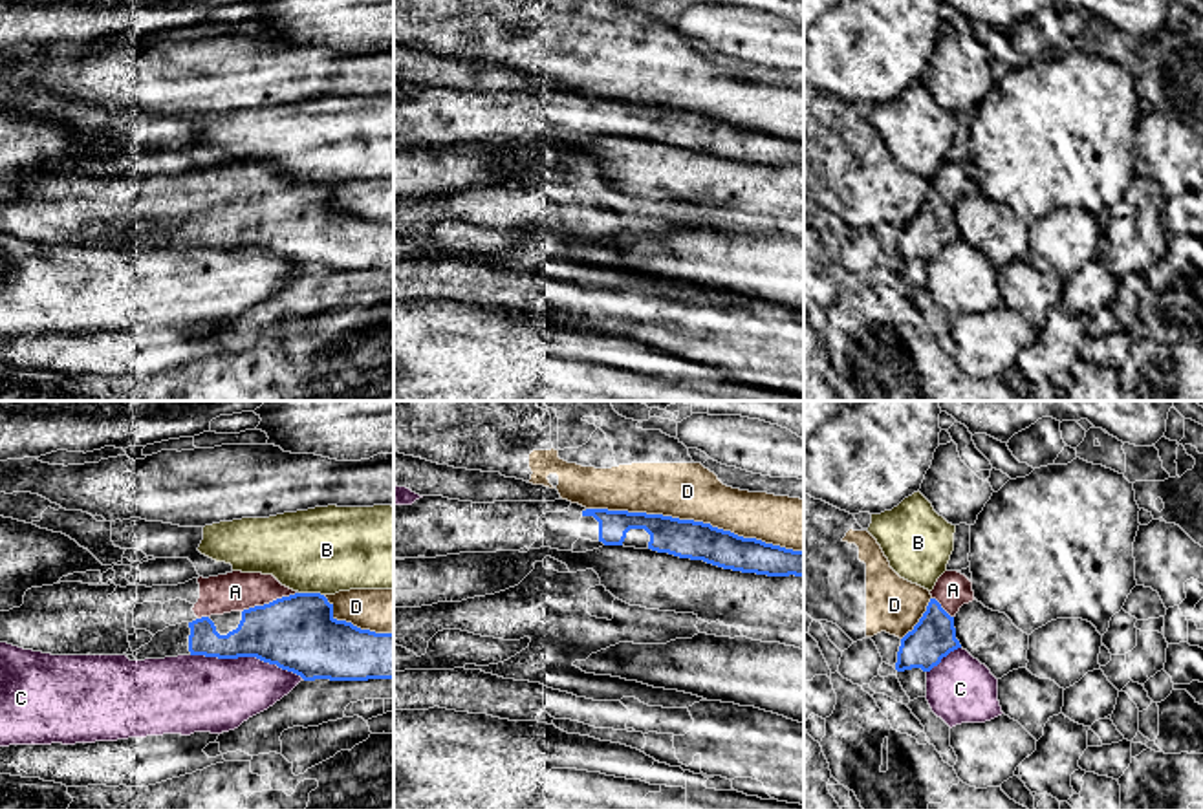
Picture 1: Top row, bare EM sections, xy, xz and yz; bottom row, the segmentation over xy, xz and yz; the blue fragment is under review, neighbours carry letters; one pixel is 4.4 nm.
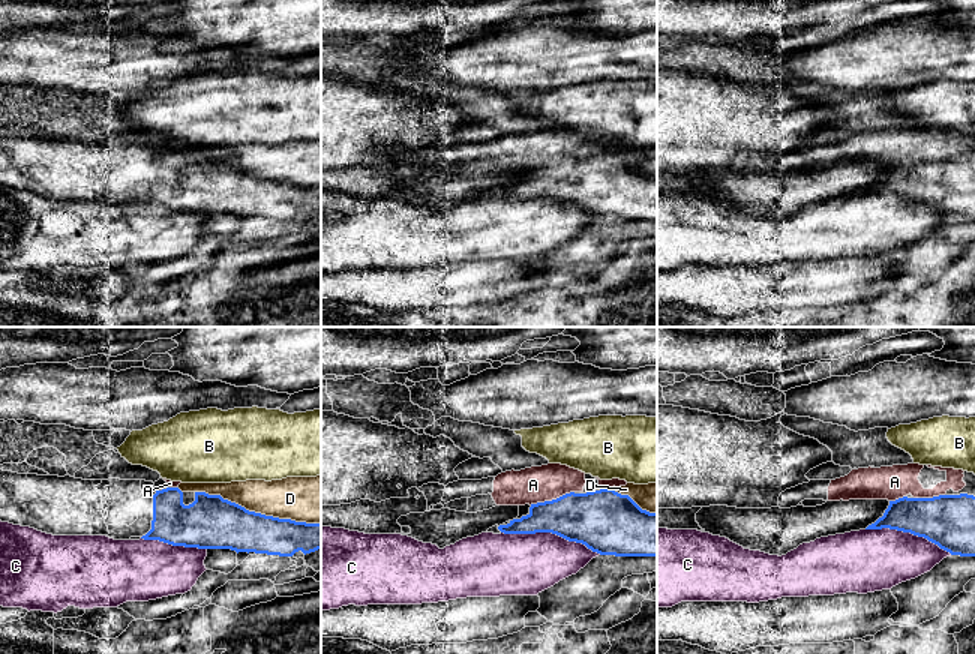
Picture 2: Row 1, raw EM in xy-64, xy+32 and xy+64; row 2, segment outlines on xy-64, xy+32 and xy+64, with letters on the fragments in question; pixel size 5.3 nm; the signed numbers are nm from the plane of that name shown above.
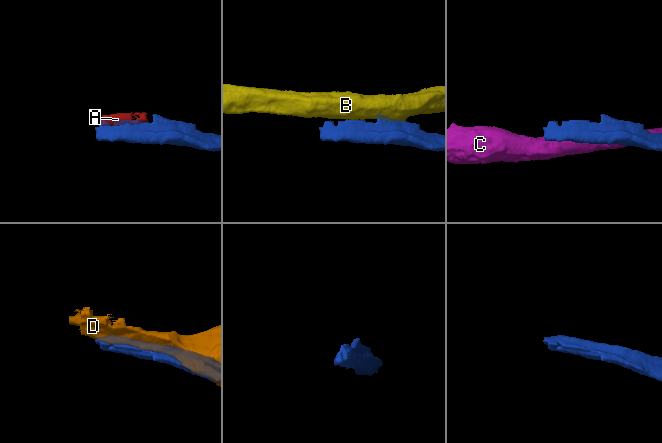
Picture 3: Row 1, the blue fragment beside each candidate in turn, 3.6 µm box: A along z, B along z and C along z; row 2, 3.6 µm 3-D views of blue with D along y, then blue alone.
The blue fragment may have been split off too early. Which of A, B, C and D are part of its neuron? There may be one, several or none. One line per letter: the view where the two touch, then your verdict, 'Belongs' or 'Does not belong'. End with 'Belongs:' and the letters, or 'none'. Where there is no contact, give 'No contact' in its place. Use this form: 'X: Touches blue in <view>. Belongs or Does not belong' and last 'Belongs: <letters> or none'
A: Touches blue in xy. Belongs
B: Touches blue in xy. Does not belong
C: Touches blue in xy. Does not belong
D: Touches blue in xz. Does not belong
Belongs: A

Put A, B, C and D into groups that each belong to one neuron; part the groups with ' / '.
A / B / C / D

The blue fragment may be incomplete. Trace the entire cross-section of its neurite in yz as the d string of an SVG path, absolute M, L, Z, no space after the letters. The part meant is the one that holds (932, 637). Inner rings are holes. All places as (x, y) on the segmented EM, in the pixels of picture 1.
M945 571L930 595L927 611L901 639L897 672L912 668L930 672L943 657L961 648L956 639L954 617L963 604L974 600L972 582L958 571Z

